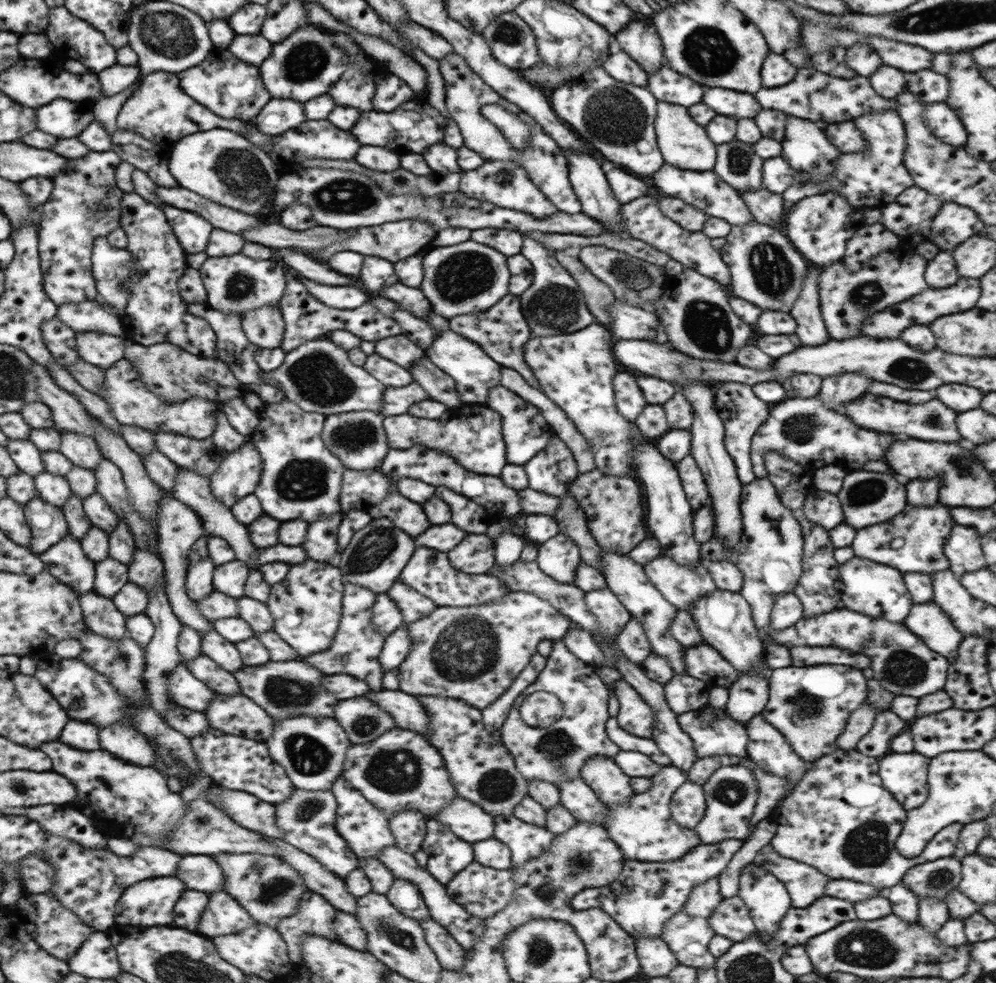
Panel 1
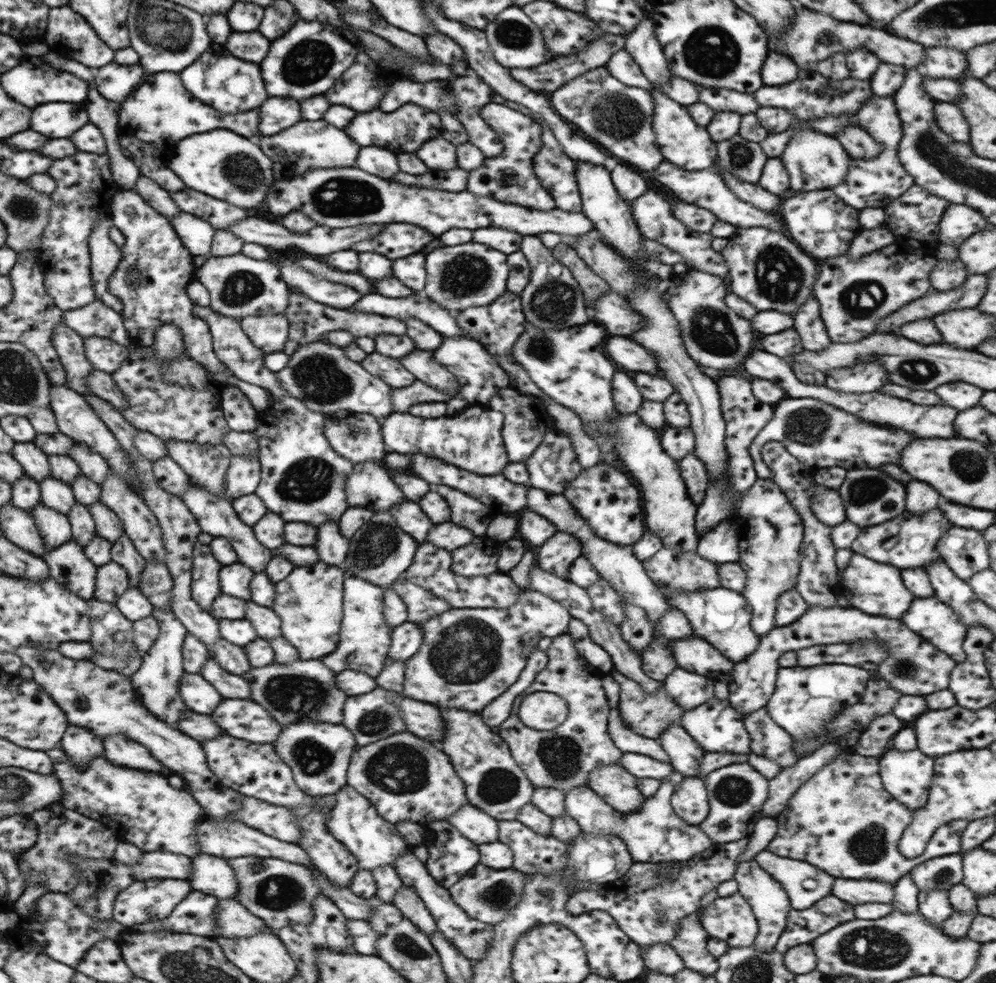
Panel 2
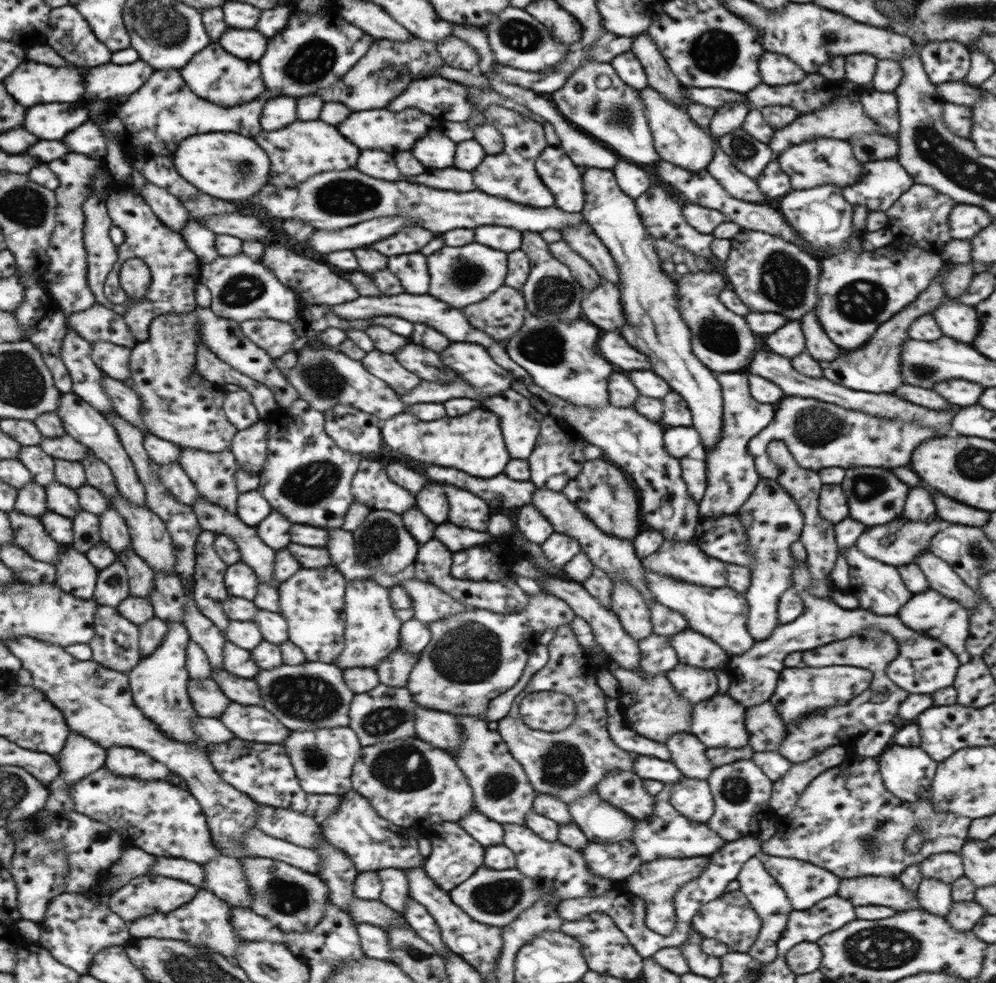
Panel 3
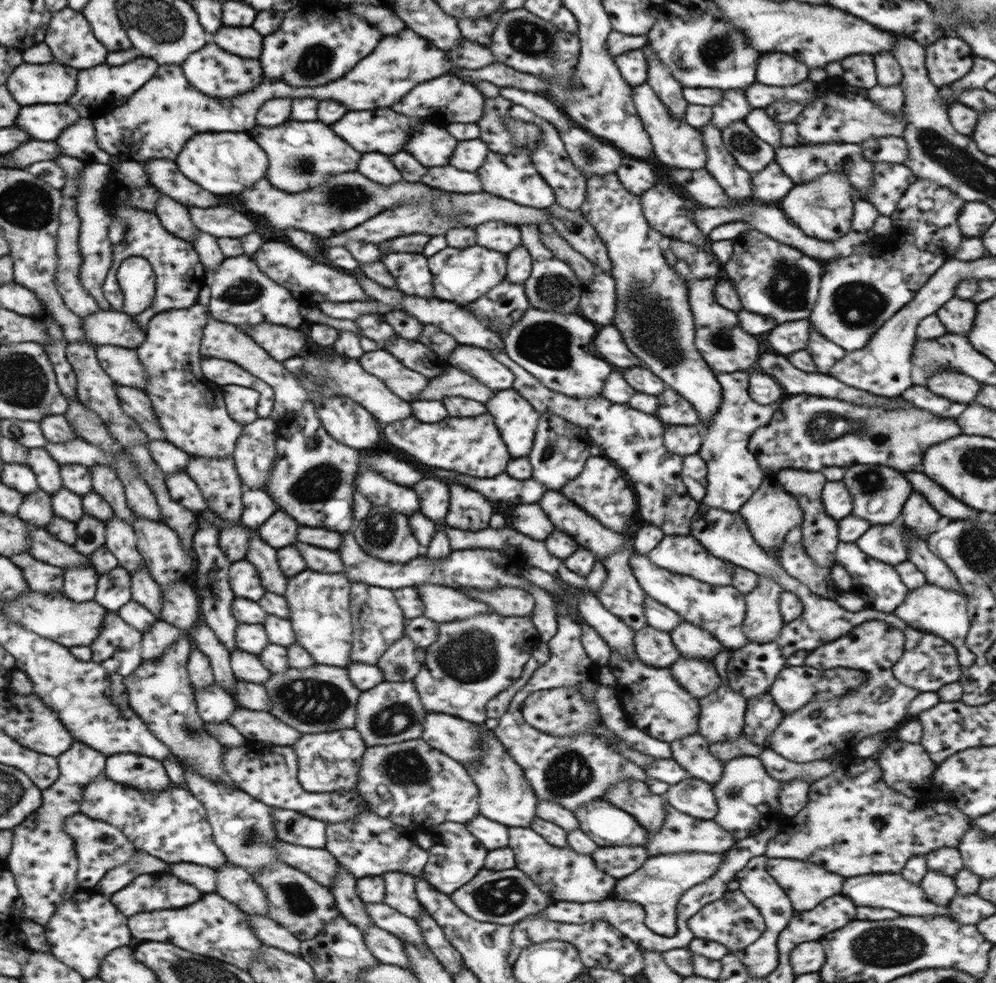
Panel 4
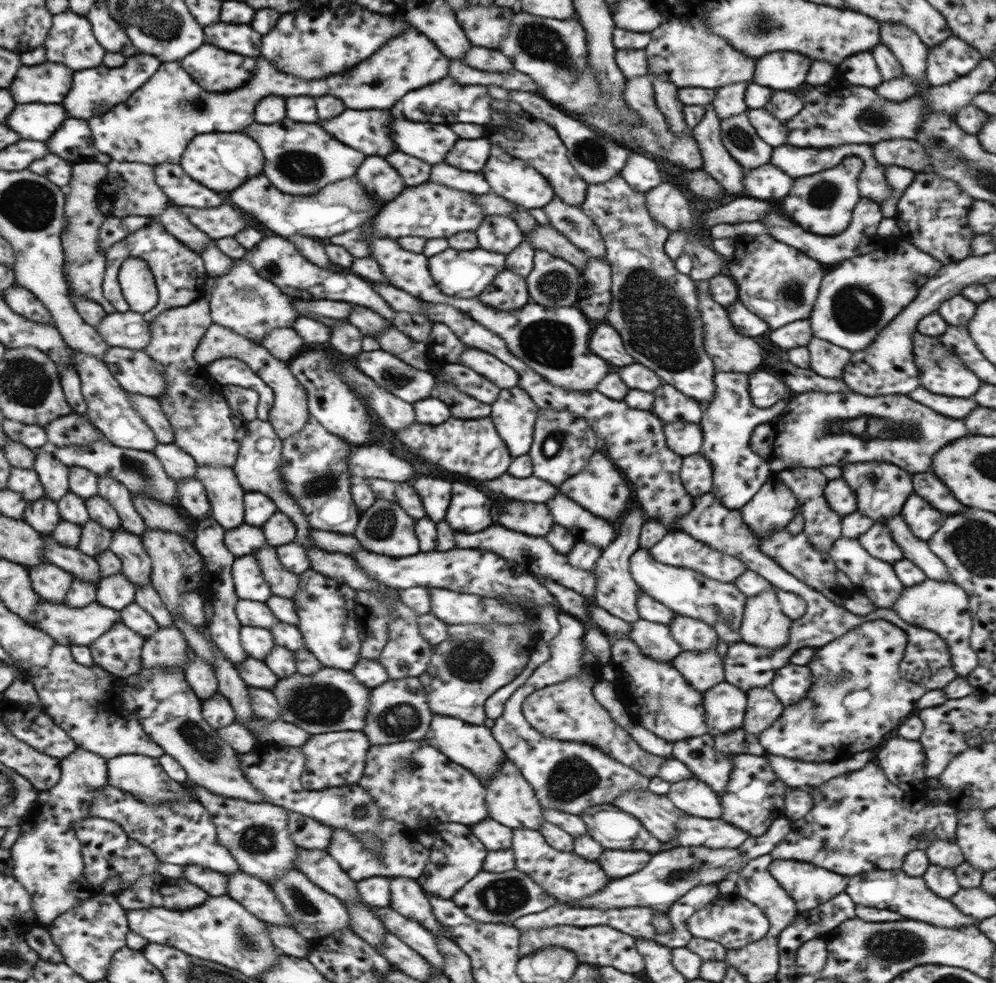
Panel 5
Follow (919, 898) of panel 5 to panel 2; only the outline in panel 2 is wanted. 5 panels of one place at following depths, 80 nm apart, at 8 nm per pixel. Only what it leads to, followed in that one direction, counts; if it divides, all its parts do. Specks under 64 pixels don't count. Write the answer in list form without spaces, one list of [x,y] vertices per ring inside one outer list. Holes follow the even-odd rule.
[[[836,877],[832,894],[850,904],[881,902],[891,904],[894,898],[894,884],[880,880],[852,880]]]

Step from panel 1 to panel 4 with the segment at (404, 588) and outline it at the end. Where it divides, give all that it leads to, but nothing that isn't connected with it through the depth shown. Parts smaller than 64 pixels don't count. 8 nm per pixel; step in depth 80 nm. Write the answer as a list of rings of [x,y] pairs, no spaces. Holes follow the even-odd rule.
[[[421,584],[416,585],[415,589],[420,593],[423,602],[422,616],[434,623],[466,620],[493,612],[485,602],[470,598],[452,587]]]

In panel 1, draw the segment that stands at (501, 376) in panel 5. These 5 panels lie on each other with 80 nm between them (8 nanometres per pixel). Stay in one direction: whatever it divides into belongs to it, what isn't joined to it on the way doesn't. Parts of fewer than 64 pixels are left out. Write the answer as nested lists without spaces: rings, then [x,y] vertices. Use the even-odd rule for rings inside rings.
[[[450,330],[436,334],[436,340],[426,350],[426,356],[454,379],[462,404],[484,403],[489,390],[500,385],[502,374],[500,363],[494,362],[475,342]]]

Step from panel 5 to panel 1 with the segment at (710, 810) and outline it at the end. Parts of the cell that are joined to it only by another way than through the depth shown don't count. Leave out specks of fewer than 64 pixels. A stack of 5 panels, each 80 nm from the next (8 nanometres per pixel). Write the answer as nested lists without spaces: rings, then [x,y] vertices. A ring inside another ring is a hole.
[[[687,780],[671,795],[669,809],[672,818],[680,826],[693,829],[705,815],[706,801],[703,786]]]

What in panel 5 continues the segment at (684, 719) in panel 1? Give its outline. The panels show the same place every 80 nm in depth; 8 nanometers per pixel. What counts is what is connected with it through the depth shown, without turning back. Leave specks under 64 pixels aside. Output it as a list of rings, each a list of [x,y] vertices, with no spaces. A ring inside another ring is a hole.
[[[724,680],[703,692],[703,705],[708,733],[714,737],[743,726],[747,694]]]

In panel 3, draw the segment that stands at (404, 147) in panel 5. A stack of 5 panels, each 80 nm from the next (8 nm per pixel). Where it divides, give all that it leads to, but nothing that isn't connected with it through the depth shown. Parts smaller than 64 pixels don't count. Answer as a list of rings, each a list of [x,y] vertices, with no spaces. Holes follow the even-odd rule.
[[[432,130],[416,142],[412,154],[428,168],[448,168],[454,164],[454,150],[456,144],[450,138],[446,138],[438,130]]]

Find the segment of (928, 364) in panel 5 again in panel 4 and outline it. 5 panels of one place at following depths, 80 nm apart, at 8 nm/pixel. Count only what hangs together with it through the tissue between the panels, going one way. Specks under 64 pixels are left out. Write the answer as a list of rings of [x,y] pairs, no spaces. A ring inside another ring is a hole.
[[[938,368],[928,380],[927,386],[934,394],[950,398],[952,402],[960,402],[960,404],[970,404],[976,394],[980,392],[980,382],[976,382],[970,376],[958,374],[955,370],[944,370],[940,372]]]

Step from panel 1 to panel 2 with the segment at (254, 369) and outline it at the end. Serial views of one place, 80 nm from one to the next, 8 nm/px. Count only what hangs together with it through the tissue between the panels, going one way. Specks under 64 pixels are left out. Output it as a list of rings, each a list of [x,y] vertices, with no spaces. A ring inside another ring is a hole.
[[[200,305],[195,306],[193,315],[206,321],[206,324],[209,326],[210,332],[212,333],[213,351],[216,353],[218,360],[220,360],[222,364],[225,364],[236,378],[248,382],[248,384],[256,384],[265,388],[274,399],[283,398],[283,396],[289,395],[287,394],[287,390],[280,386],[275,372],[266,368],[263,359],[265,353],[261,348],[258,348],[242,330],[240,320],[218,314],[209,306],[203,307]]]

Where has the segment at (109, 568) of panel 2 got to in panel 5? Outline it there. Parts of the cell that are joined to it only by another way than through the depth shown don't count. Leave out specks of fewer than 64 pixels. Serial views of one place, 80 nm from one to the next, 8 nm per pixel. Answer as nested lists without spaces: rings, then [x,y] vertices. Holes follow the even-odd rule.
[[[124,574],[102,577],[97,584],[96,602],[121,611],[125,606],[134,603],[136,586]]]

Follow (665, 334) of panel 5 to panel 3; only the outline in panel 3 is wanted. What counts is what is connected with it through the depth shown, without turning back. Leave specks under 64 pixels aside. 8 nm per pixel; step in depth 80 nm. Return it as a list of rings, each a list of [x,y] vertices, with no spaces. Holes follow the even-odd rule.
[[[583,168],[583,187],[585,203],[582,209],[585,222],[598,235],[598,238],[608,248],[614,262],[619,268],[621,303],[625,312],[626,322],[620,334],[628,341],[630,346],[645,354],[652,363],[652,371],[661,376],[686,402],[690,409],[693,427],[700,435],[701,444],[706,450],[713,450],[718,444],[723,427],[723,396],[720,383],[716,375],[692,352],[691,330],[681,317],[679,311],[679,298],[675,296],[678,285],[675,277],[668,277],[662,271],[662,260],[656,254],[655,240],[644,228],[644,223],[637,210],[636,199],[630,198],[616,182],[613,171]]]

